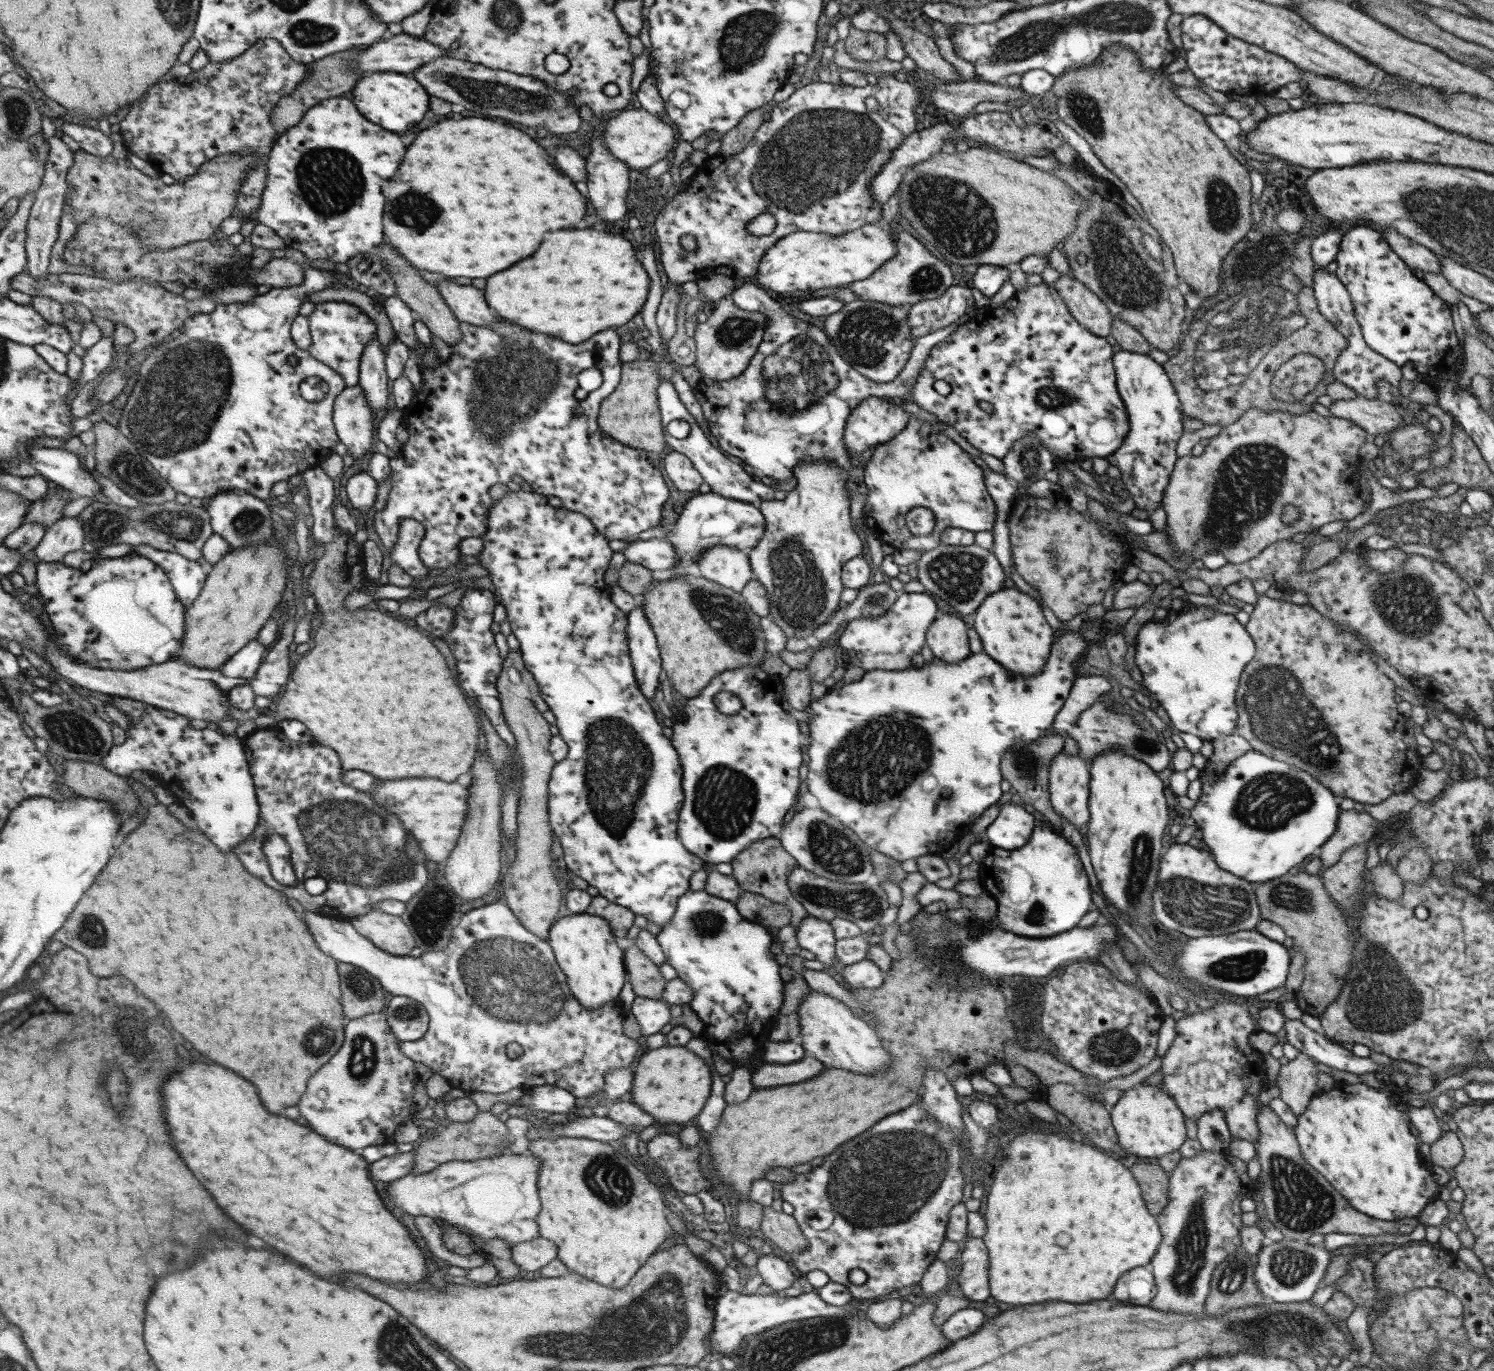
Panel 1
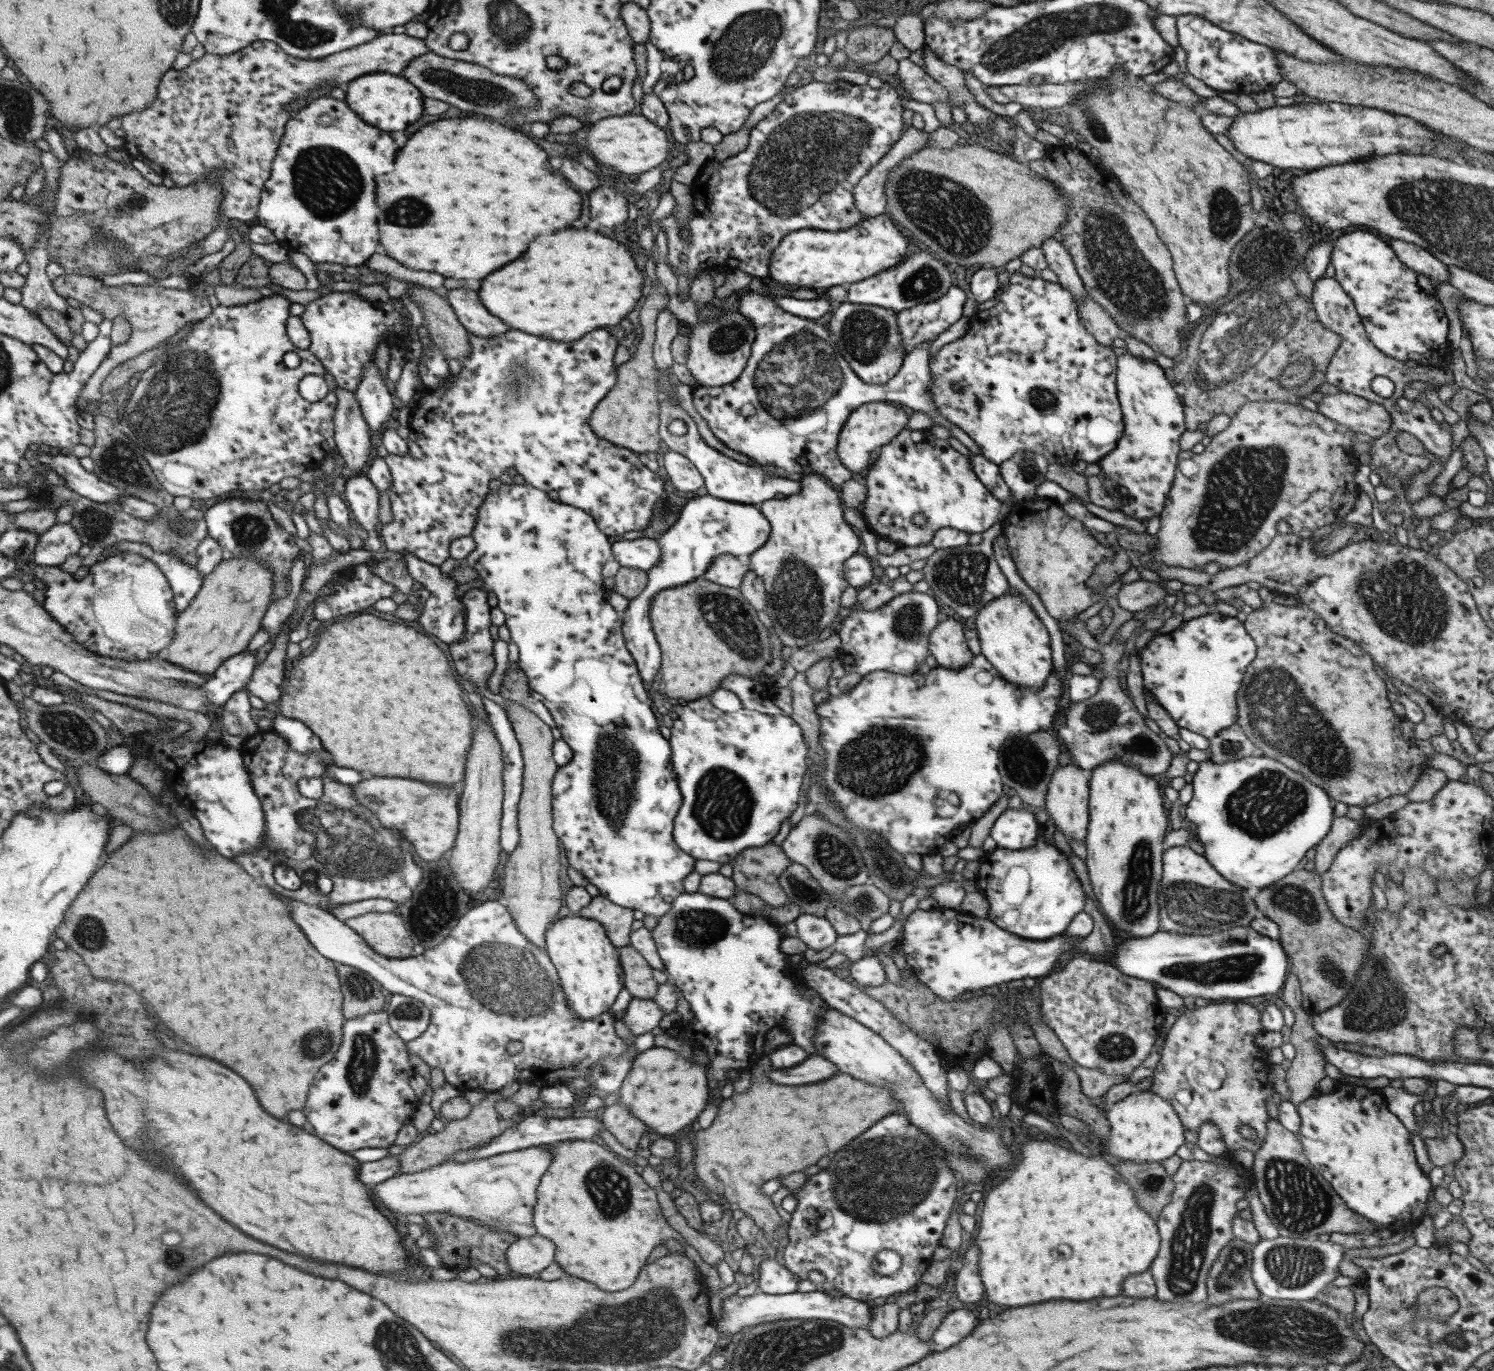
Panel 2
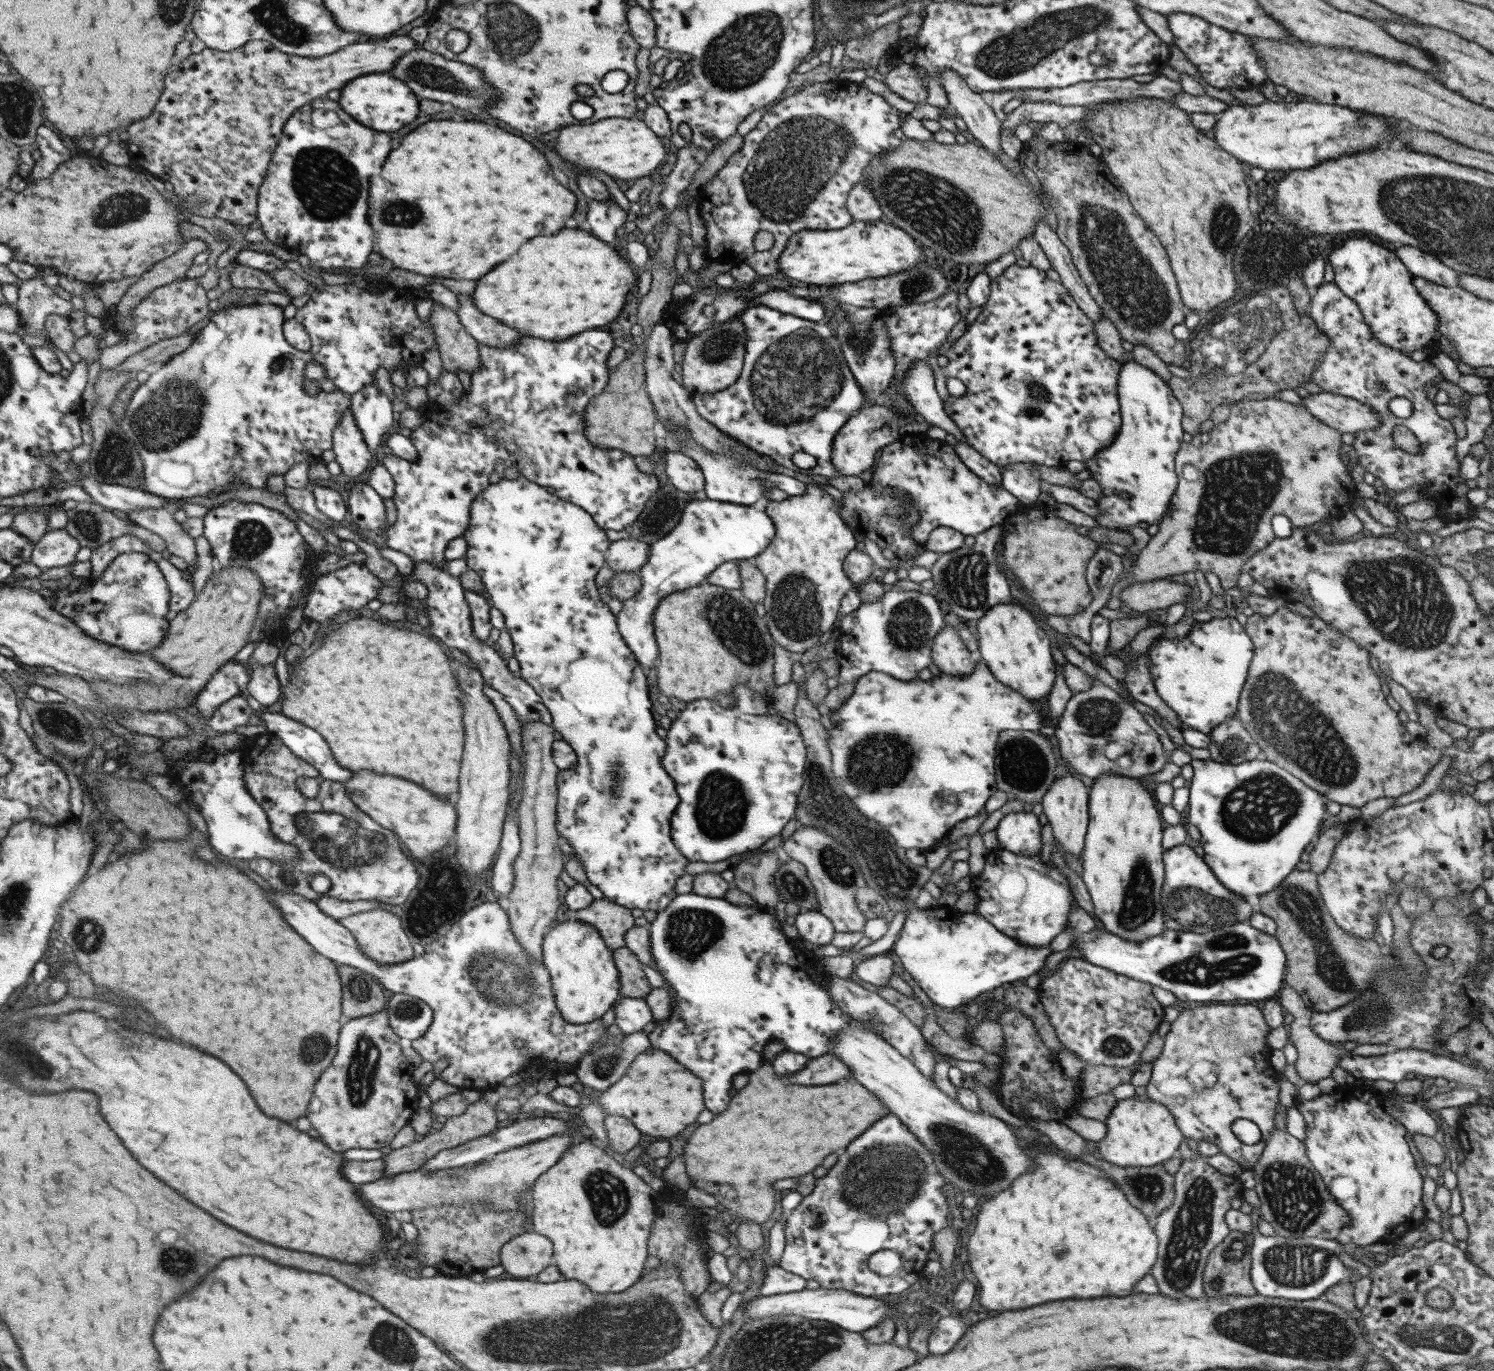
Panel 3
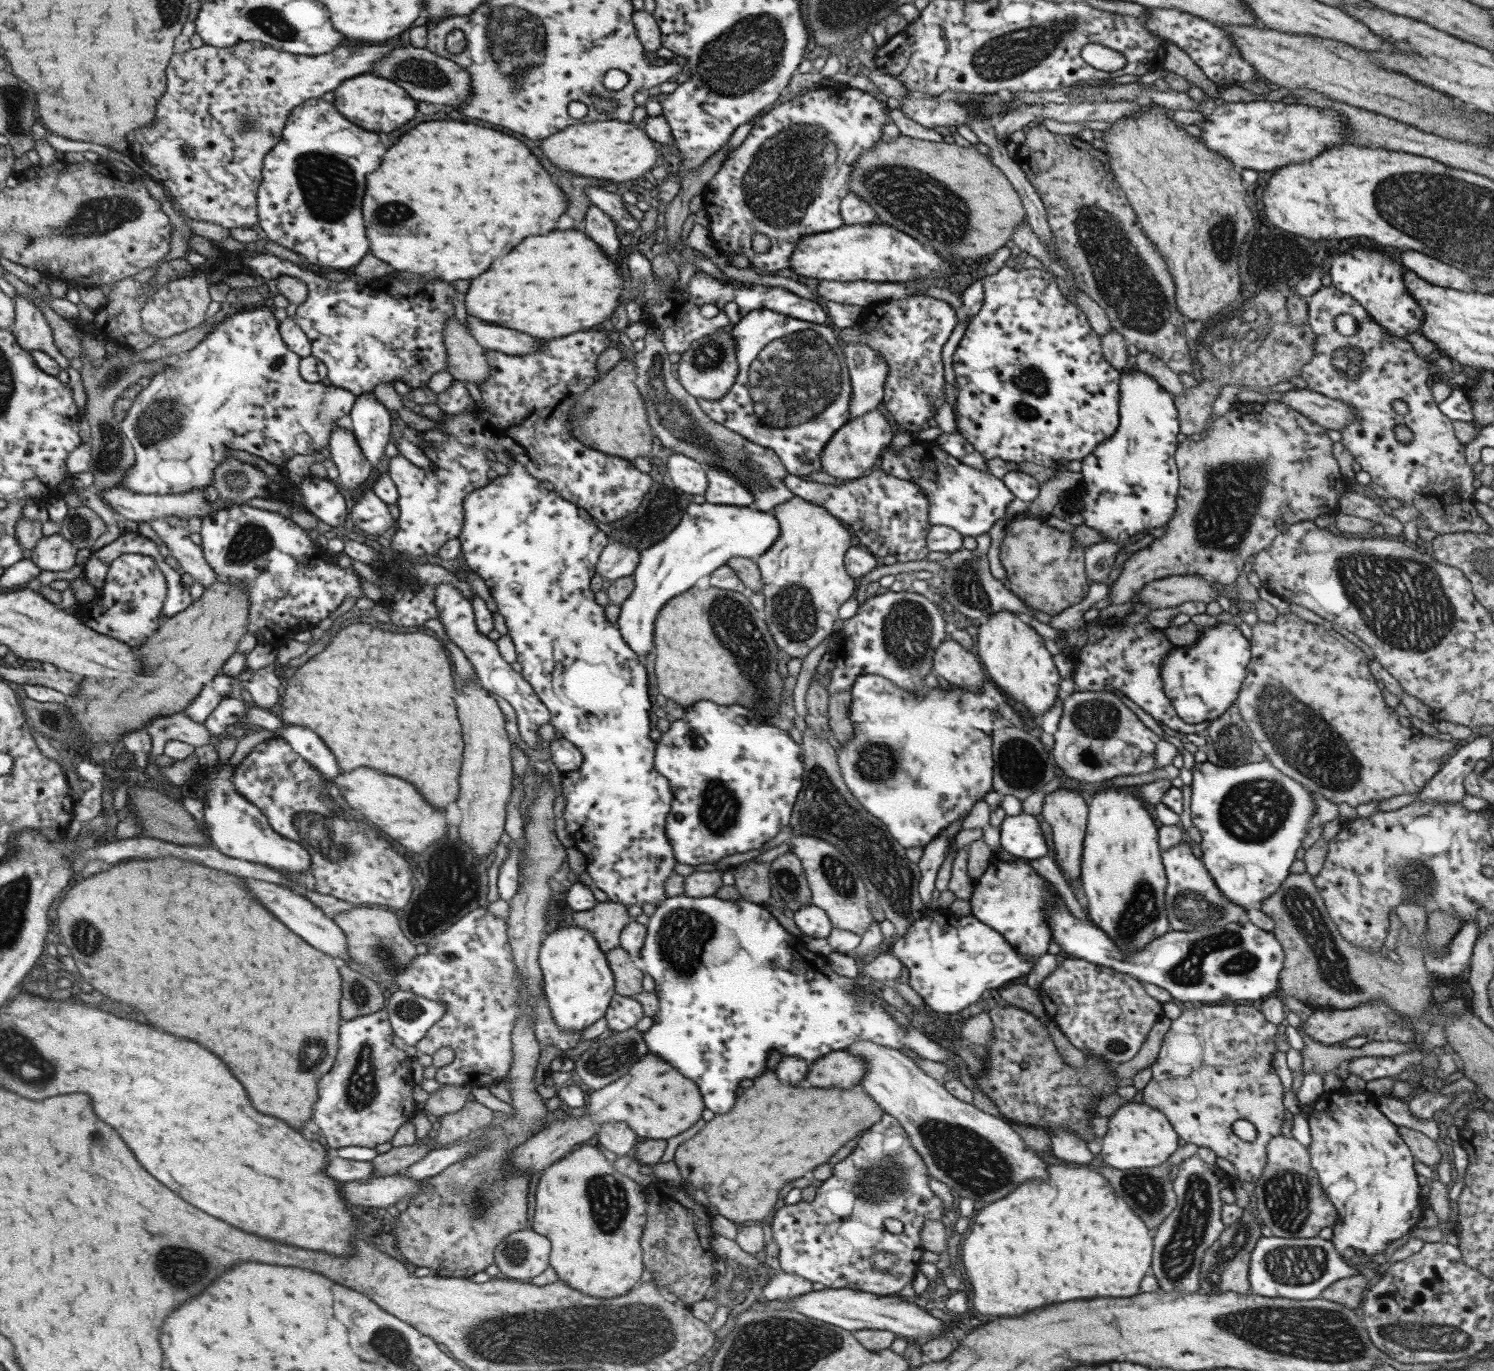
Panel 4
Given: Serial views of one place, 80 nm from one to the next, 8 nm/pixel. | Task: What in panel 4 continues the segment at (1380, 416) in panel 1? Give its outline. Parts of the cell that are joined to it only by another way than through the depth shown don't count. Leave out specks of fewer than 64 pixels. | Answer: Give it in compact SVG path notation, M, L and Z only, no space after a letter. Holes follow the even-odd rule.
M1307 388L1282 392L1279 402L1293 407L1299 414L1329 430L1340 430L1354 422L1354 408L1340 400L1313 392Z

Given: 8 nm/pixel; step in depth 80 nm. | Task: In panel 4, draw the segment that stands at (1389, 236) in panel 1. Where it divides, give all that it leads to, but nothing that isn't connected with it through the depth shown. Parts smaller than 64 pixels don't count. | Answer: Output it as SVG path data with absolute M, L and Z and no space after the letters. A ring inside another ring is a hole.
M1402 249L1400 258L1406 270L1414 272L1419 278L1426 280L1429 284L1463 292L1475 290L1468 273L1443 264L1426 254L1411 249Z

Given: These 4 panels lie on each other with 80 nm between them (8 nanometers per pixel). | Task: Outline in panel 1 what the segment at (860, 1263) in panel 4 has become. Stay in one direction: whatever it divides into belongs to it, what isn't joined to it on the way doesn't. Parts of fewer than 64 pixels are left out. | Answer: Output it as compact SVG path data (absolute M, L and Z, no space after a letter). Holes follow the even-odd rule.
M927 1068L921 1099L901 1112L885 1116L867 1132L855 1136L853 1142L843 1142L837 1152L833 1150L823 1160L823 1168L815 1166L808 1172L797 1173L793 1182L782 1184L778 1196L793 1207L791 1216L808 1242L805 1250L789 1254L792 1268L795 1266L803 1274L810 1270L821 1270L829 1281L848 1288L853 1300L862 1305L881 1294L892 1290L905 1293L915 1283L919 1284L945 1239L949 1211L961 1201L962 1187L969 1180L961 1167L962 1154L956 1141L956 1136L964 1128L957 1097L941 1072ZM853 1268L866 1274L863 1285L853 1285L847 1279L847 1273Z

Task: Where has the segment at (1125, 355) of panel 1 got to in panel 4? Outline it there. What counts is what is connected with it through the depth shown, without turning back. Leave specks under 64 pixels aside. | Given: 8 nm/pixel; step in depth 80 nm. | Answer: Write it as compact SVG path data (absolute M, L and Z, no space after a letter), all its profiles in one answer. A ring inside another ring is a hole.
M1131 367L1125 374L1120 374L1118 382L1118 425L1115 432L1108 438L1100 442L1091 453L1089 453L1085 458L1083 458L1081 463L1080 473L1082 474L1082 482L1076 488L1065 490L1066 498L1069 500L1067 507L1071 512L1078 512L1083 518L1083 525L1089 528L1094 528L1098 530L1104 541L1109 541L1110 543L1117 543L1119 546L1123 547L1129 542L1137 539L1138 537L1146 534L1151 528L1157 528L1164 526L1165 523L1173 516L1175 510L1175 497L1179 486L1178 483L1178 470L1176 469L1176 464L1174 463L1174 452L1176 446L1178 445L1177 434L1179 434L1177 409L1175 408L1173 402L1173 396L1171 396L1167 391L1163 390L1155 380L1139 372L1133 367Z

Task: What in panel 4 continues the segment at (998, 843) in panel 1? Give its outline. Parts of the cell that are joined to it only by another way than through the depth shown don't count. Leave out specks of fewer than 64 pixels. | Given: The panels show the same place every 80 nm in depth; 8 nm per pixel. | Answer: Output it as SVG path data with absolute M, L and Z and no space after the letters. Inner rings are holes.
M1005 815L998 828L1001 848L1013 857L1035 860L1046 856L1047 845L1033 815Z

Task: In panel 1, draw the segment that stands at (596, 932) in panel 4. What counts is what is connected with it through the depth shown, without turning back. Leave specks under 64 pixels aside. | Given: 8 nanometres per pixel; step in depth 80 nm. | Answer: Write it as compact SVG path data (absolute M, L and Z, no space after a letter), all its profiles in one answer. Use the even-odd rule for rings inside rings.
M596 895L590 898L590 903L585 909L585 913L600 916L610 924L613 936L620 944L627 944L625 935L627 929L633 926L634 914L625 907L612 903L610 900Z

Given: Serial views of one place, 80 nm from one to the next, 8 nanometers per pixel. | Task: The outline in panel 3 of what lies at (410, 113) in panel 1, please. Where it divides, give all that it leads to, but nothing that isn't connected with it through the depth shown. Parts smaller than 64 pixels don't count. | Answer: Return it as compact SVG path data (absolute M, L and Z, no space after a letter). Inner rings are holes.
M367 74L359 76L359 80L351 80L347 88L341 90L338 98L339 108L342 108L353 120L363 120L366 128L375 128L379 132L395 132L403 128L417 116L417 98L415 94L399 80L389 74ZM347 108L347 110L345 110Z

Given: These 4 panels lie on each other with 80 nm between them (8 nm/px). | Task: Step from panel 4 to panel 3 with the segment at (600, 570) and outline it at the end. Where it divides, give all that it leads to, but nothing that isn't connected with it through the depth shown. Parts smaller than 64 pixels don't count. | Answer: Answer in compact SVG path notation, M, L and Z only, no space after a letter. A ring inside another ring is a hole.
M619 539L608 543L604 555L605 568L609 572L638 571L646 563L650 544L638 540Z

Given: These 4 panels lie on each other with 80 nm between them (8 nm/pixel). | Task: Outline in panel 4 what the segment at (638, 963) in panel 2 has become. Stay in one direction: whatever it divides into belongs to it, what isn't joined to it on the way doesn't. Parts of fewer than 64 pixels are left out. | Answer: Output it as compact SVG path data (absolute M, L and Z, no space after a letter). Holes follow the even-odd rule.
M621 947L604 952L607 964L614 976L614 992L621 996L633 997L643 991L641 987L642 972L639 971L629 953Z

